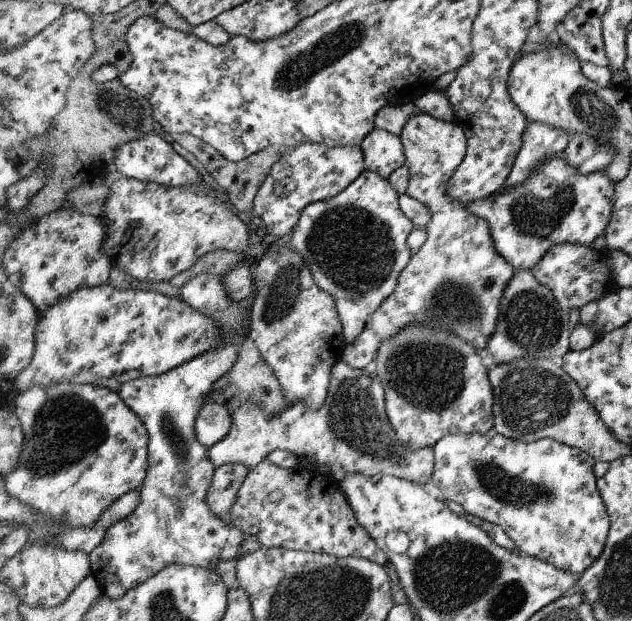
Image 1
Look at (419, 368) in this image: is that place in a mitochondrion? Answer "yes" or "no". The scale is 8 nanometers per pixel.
yes

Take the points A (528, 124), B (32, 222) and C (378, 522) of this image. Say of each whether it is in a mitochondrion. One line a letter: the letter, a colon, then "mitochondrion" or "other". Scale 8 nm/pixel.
A: other
B: other
C: other

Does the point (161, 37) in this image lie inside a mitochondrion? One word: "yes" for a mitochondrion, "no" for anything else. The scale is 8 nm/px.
no

